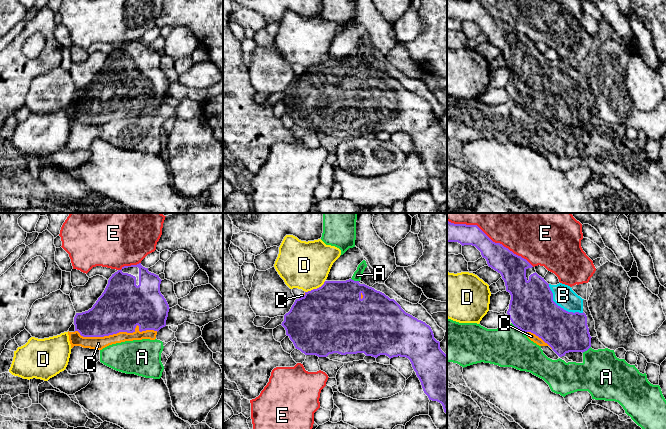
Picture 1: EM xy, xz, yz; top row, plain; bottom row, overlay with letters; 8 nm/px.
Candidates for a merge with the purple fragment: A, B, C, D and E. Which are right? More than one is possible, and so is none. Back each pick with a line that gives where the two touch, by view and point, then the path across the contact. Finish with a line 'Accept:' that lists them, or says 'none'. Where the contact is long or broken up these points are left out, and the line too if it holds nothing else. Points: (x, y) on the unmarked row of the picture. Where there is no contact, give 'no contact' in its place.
B: contact yz (559, 82)
C: contact xy (118, 108)
Accept: B, C

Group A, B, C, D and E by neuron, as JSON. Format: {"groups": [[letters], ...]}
{"groups": [["A"], ["B", "C"], ["D"], ["E"]]}

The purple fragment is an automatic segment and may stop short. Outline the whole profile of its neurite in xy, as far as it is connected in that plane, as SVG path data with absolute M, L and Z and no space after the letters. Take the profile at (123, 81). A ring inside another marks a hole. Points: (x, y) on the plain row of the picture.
M141 39L124 42L108 56L108 60L91 85L76 89L75 107L69 108L71 124L81 122L102 126L125 117L155 116L157 108L166 102L169 81L160 68L161 55L148 47Z

